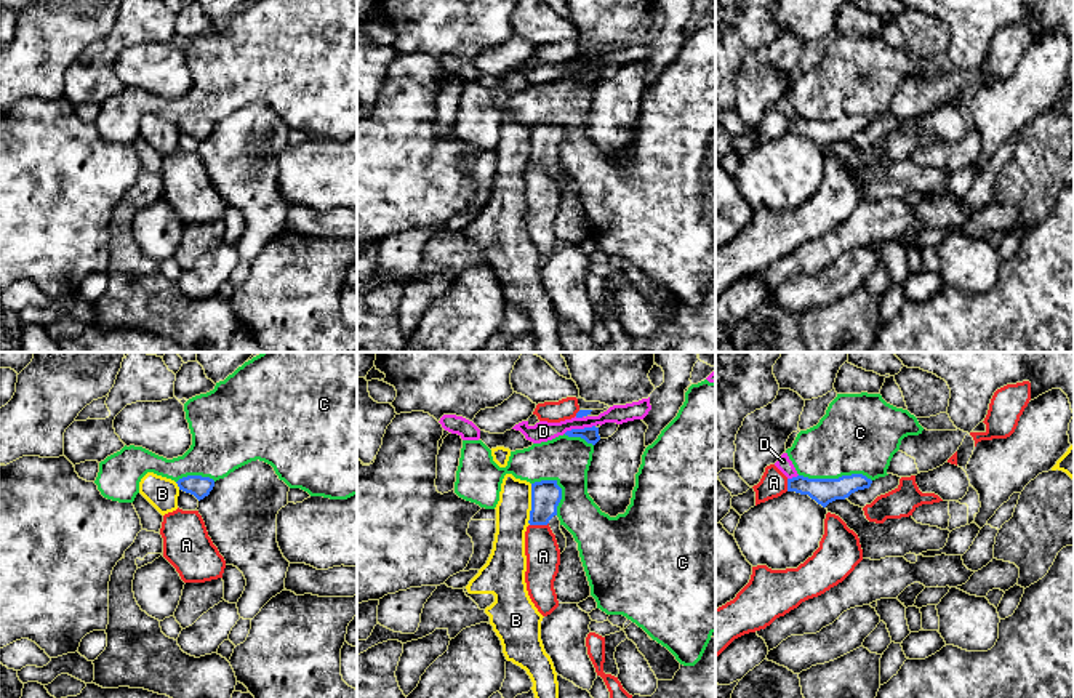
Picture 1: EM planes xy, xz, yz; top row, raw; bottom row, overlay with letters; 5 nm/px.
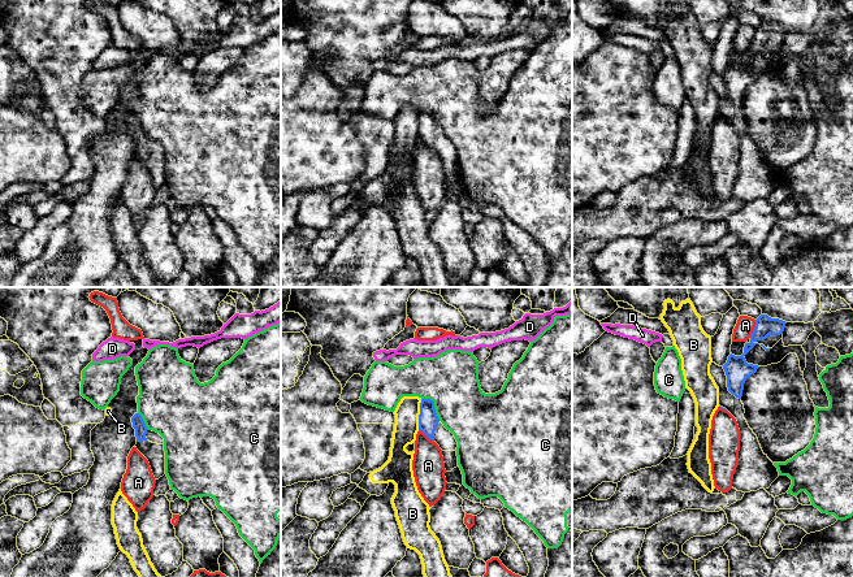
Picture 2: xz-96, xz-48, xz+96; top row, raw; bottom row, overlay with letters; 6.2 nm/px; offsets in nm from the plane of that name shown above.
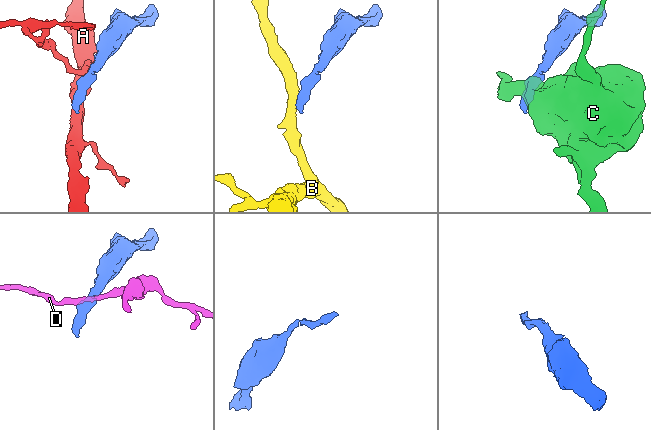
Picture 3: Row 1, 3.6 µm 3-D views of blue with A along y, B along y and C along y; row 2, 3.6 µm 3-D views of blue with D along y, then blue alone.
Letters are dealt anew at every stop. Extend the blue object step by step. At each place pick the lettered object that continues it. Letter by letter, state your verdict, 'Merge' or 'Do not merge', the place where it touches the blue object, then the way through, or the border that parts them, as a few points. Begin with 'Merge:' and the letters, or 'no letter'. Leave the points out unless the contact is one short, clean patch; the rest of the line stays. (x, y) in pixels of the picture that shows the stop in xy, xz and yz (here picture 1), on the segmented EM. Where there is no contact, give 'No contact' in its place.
Merge: no letter
A: Do not merge. Touches blue at xz (538, 524)
B: Do not merge. Touches blue at xz (532, 505). Boundary: xz (532, 484), (528, 524)
C: Do not merge. Touches blue at yz (836, 479)
D: Do not merge. Touches blue at xz (578, 429). Boundary: xz (594, 425), (572, 428), (564, 433)

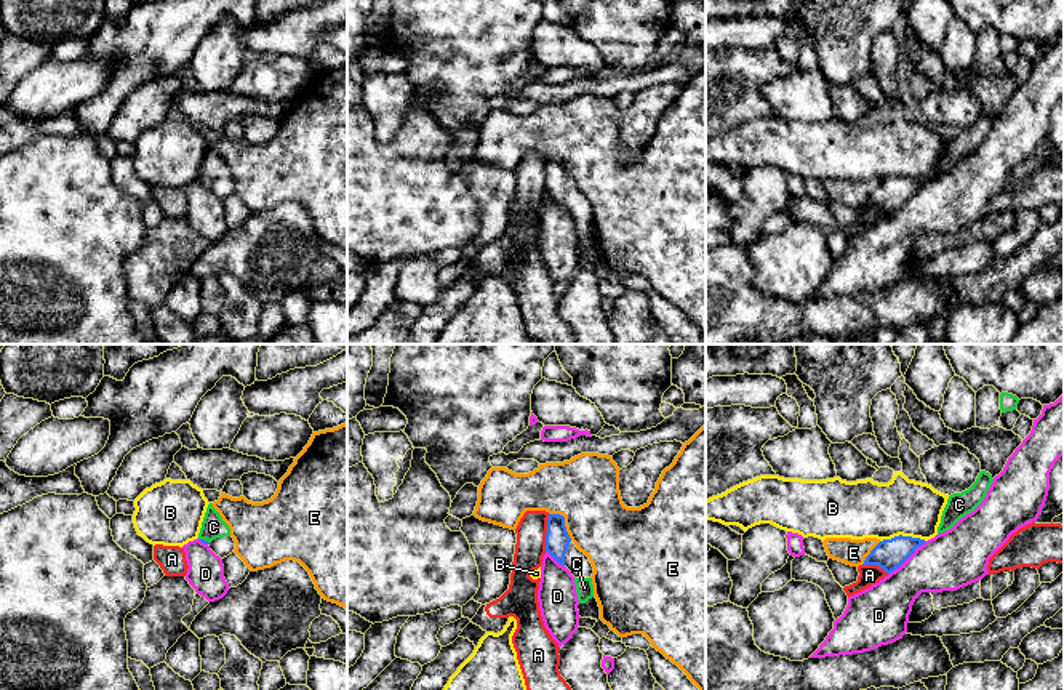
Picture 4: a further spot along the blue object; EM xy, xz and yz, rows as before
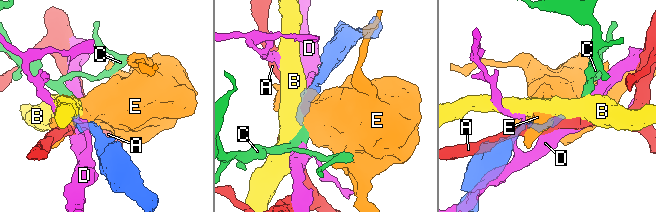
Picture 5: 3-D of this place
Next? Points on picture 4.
Merge: C
A: Do not merge. Touches blue at xz (546, 533). Boundary: xz (549, 514), (544, 551)
B: Do not merge. Touches blue at yz (903, 537). Boundary: yz (925, 540), (895, 535), (880, 541)
C: Merge. Touches blue at xy (204, 540). Path across: xy (200, 540), (204, 540), (213, 527)
D: Do not merge. Touches blue at yz (908, 557)
E: Do not merge. Touches blue at xz (564, 522)

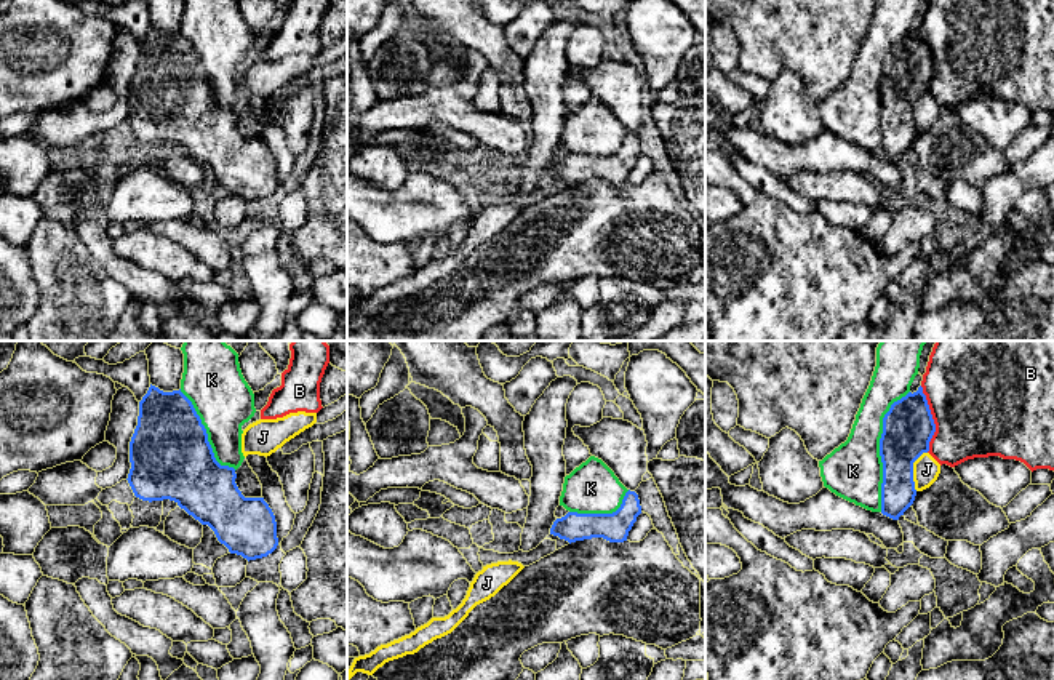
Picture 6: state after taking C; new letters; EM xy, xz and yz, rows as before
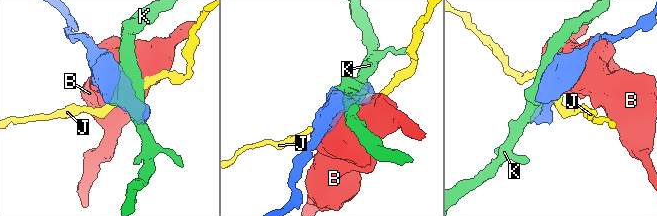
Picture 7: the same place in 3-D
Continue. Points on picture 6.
Merge: no letter
B: Do not merge. Touches blue at yz (933, 420)
J: Do not merge. Touches blue at yz (912, 471)
K: Do not merge. Touches blue at yz (880, 450)

